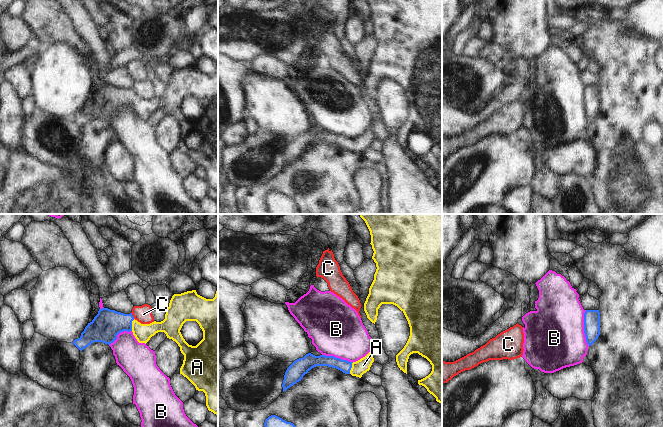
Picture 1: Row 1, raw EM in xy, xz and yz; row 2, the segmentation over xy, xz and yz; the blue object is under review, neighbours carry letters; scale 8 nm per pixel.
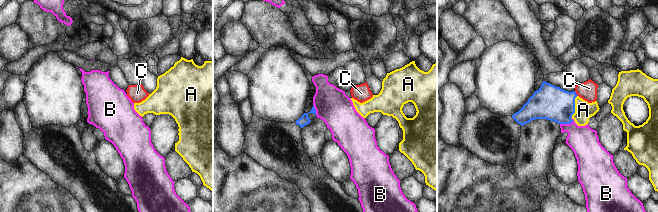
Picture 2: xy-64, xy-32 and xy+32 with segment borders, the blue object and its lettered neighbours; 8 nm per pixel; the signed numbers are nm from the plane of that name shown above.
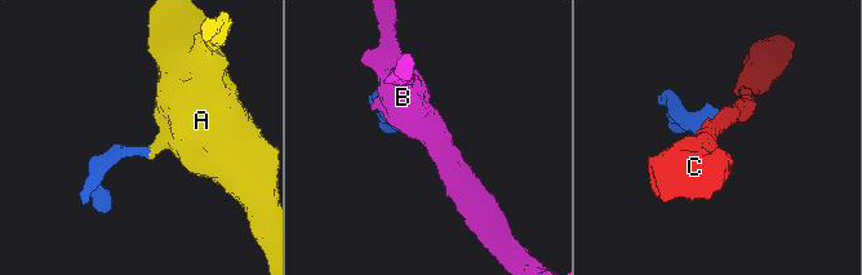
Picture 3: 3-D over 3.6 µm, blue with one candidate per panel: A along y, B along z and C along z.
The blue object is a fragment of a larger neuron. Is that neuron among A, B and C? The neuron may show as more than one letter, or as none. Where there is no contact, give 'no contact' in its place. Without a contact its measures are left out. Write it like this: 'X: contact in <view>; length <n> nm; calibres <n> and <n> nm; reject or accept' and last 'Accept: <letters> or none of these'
A: contact in xy; length 100 nm; calibres 240 and 140 nm; accept
B: contact in yz; length 280 nm; calibres 130 and 480 nm; reject
C: contact in xy; length 60 nm; calibres 240 and 140 nm; reject
Accept: A

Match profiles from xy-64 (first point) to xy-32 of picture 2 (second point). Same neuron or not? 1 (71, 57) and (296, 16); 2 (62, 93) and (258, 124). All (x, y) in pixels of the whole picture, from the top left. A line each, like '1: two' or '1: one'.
1: two
2: two

